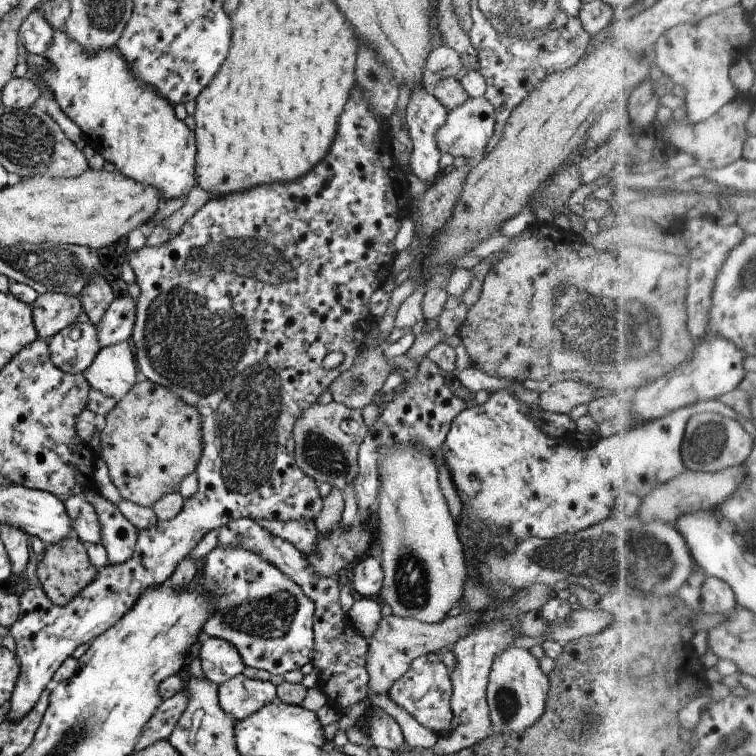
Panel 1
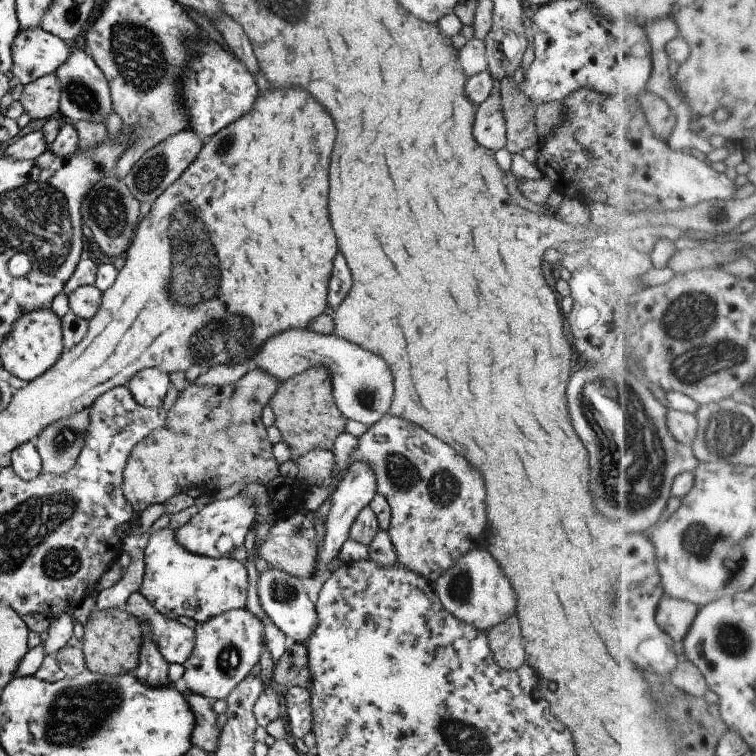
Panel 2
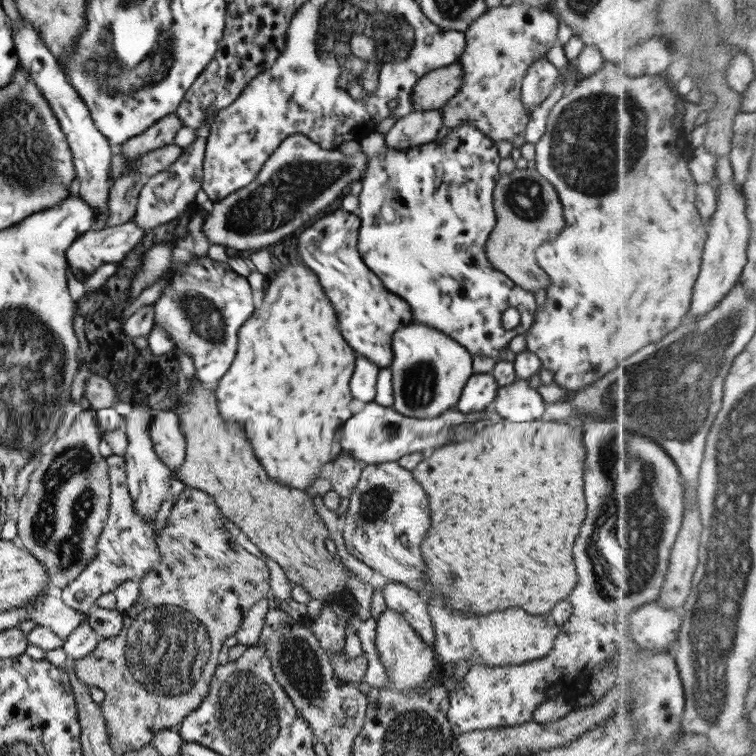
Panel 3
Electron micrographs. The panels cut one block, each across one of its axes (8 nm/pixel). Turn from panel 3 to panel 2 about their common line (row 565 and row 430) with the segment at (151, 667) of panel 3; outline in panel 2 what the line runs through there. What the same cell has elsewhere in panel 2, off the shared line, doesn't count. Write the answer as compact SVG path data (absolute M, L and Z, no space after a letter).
M262 370L247 371L227 386L186 384L166 412L165 424L131 448L123 467L121 492L134 515L151 504L164 503L192 484L203 488L211 482L211 494L233 483L270 484L278 476L266 427L259 413L280 382Z

